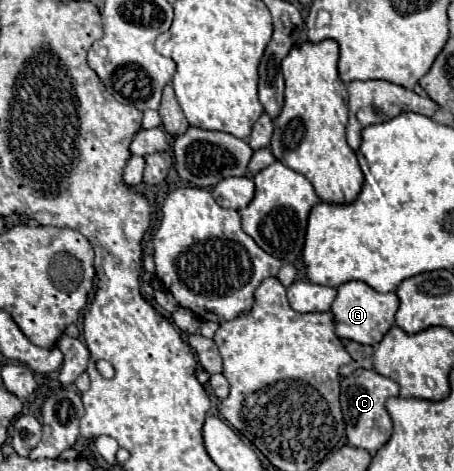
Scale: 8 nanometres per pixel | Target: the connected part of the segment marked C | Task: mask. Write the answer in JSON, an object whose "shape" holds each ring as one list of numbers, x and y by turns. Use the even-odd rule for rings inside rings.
{"shape":[[357,369,349,377,341,379,341,409,345,415,349,445,367,449,371,455,375,455,389,441,391,417,385,409,385,401,395,395,399,395,397,381,379,375,373,369]]}

